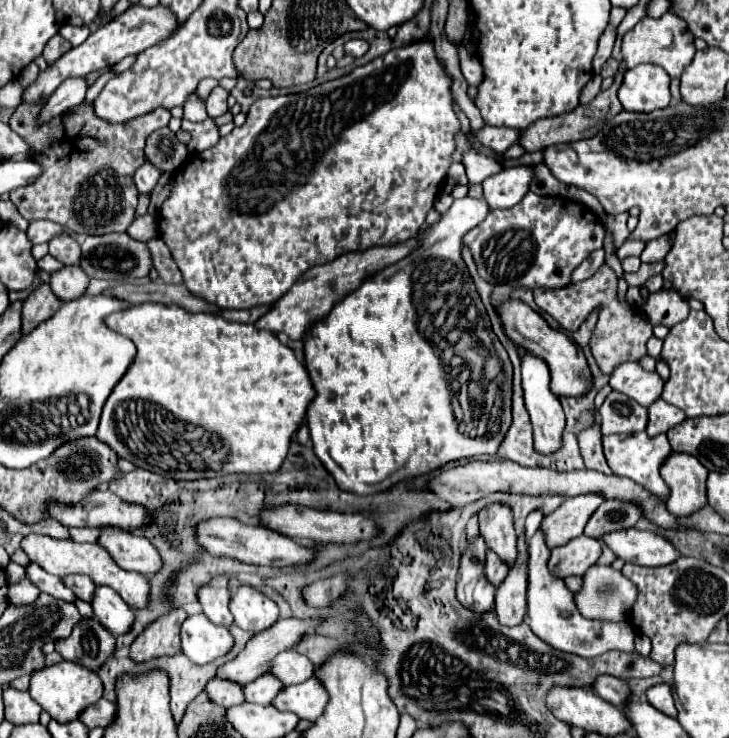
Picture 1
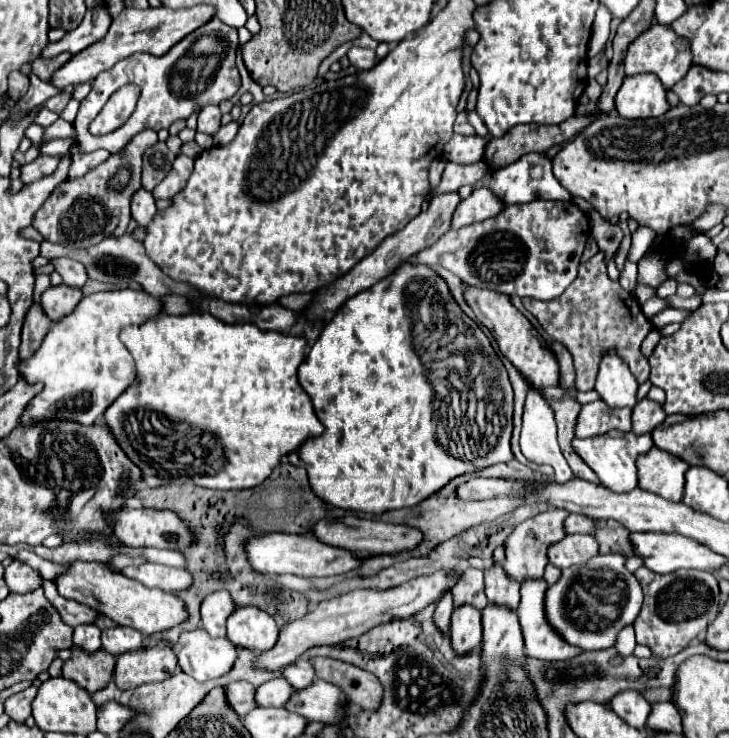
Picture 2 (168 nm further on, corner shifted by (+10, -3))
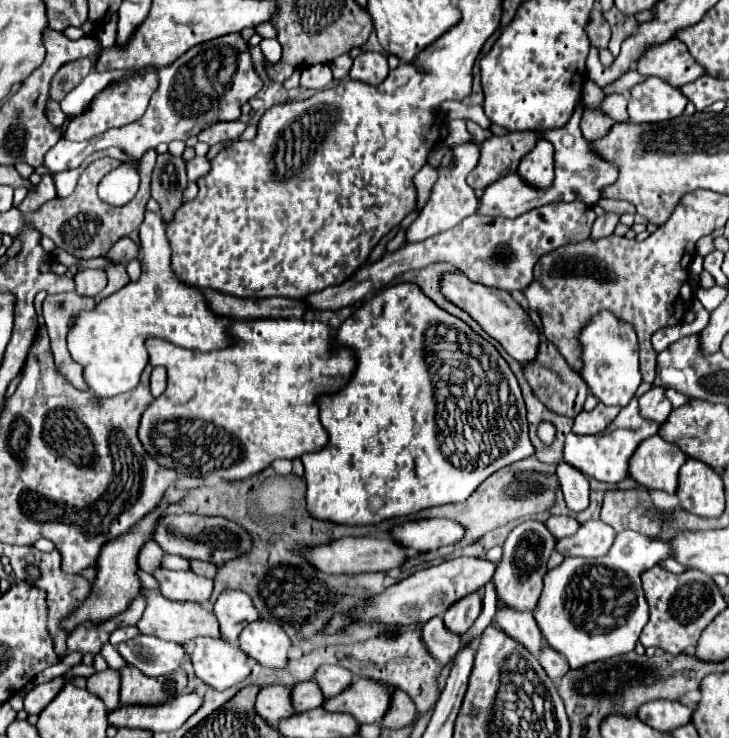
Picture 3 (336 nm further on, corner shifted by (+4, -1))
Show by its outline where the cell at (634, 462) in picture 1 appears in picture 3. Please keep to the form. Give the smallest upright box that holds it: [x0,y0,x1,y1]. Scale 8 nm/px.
[563,397,659,483]

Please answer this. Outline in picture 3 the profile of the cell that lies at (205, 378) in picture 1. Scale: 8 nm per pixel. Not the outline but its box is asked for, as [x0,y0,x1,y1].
[139,319,355,481]

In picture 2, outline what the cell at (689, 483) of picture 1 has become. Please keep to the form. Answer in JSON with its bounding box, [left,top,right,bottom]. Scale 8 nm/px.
[637,447,685,501]

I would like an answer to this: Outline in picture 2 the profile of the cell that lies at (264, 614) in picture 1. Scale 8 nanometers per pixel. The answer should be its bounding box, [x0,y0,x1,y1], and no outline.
[227,607,279,653]

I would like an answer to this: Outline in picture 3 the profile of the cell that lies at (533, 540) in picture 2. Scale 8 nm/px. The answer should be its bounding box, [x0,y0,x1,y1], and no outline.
[493,521,557,611]

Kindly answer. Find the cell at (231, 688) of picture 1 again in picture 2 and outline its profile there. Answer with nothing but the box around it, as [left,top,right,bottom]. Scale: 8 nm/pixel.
[225,681,257,717]

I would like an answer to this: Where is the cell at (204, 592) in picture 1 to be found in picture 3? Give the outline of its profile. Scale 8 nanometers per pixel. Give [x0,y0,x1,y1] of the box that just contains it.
[213,591,259,645]

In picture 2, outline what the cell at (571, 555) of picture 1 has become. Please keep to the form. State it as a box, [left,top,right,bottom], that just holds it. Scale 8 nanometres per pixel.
[549,533,599,569]

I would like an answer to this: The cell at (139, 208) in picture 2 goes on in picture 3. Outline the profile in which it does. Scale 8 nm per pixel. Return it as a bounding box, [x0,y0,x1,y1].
[67,211,229,401]

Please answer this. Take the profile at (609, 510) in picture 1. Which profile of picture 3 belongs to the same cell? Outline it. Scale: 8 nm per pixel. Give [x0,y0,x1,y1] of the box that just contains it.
[545,515,579,539]

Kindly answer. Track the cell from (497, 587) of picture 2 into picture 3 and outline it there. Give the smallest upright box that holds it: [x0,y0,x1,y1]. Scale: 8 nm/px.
[495,607,543,655]

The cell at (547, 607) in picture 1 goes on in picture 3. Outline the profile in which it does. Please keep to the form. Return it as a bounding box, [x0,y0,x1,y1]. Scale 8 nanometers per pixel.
[537,643,567,681]

